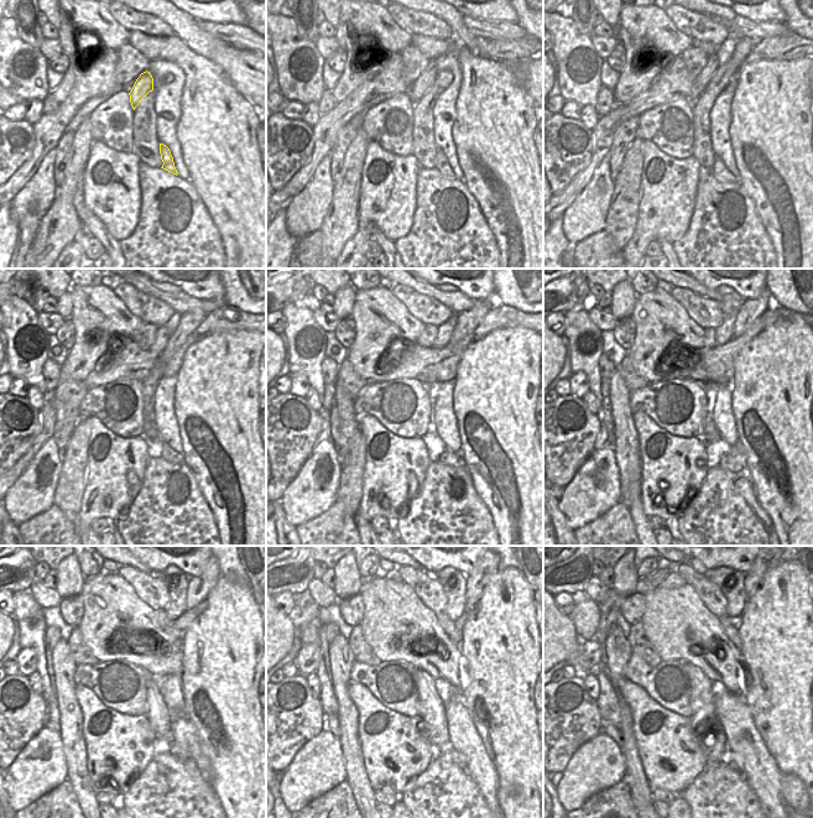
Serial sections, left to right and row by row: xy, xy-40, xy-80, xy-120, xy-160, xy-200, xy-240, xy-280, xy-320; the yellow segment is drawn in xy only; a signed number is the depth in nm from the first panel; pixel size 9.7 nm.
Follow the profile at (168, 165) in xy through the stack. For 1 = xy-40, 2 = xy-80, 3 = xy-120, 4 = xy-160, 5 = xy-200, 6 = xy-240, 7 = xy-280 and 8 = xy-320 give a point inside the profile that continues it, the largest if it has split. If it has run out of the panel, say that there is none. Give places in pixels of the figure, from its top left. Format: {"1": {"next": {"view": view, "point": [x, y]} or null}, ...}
{"1": {"next": {"view": "xy-40", "point": [442, 166]}}, "2": {"next": {"view": "xy-80", "point": [720, 171]}}, "3": {"next": {"view": "xy-120", "point": [170, 454]}}, "4": {"next": {"view": "xy-160", "point": [448, 457]}}, "5": {"next": {"view": "xy-200", "point": [726, 462]}}, "6": {"next": {"view": "xy-240", "point": [178, 750]}}, "7": {"next": {"view": "xy-280", "point": [449, 754]}}, "8": {"next": {"view": "xy-320", "point": [734, 760]}}}

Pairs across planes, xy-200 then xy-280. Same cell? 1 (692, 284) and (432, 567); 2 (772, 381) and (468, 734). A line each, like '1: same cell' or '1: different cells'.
1: different cells
2: different cells

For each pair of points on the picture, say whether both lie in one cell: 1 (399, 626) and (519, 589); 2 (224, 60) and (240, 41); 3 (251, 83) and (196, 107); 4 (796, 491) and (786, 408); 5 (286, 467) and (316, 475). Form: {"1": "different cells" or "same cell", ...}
{"1": "different cells", "2": "different cells", "3": "different cells", "4": "same cell", "5": "different cells"}

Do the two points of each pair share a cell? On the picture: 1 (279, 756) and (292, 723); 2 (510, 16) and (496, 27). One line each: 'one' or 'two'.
1: one
2: two

